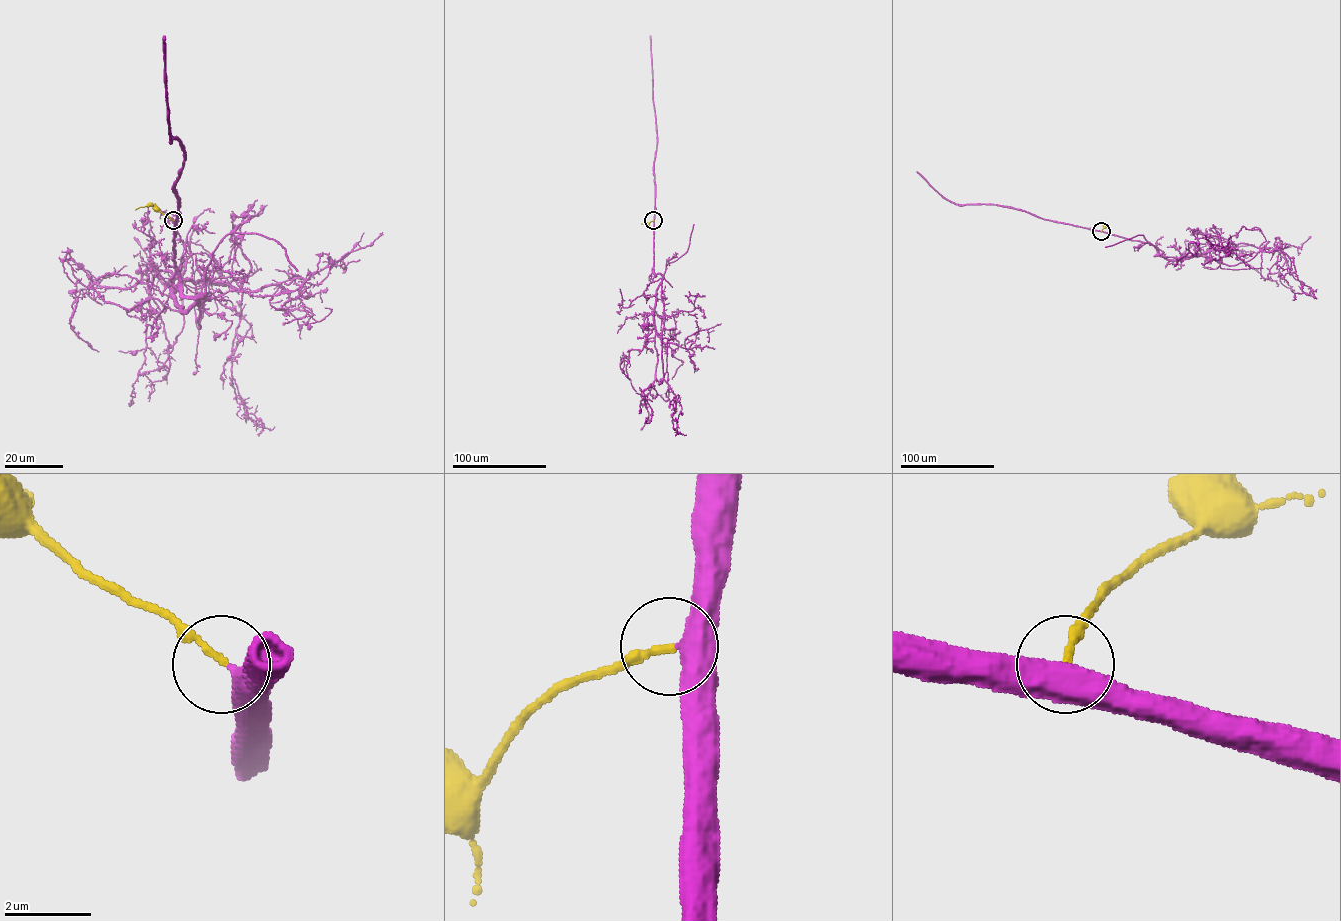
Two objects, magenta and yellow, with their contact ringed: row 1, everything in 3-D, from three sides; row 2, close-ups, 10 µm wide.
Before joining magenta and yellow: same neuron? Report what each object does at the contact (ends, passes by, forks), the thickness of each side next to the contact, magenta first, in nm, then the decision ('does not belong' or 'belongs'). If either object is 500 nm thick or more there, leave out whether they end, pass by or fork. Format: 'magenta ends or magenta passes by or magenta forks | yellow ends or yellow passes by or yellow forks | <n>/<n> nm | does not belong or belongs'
magenta passes by | yellow ends | 440/140 nm | belongs

